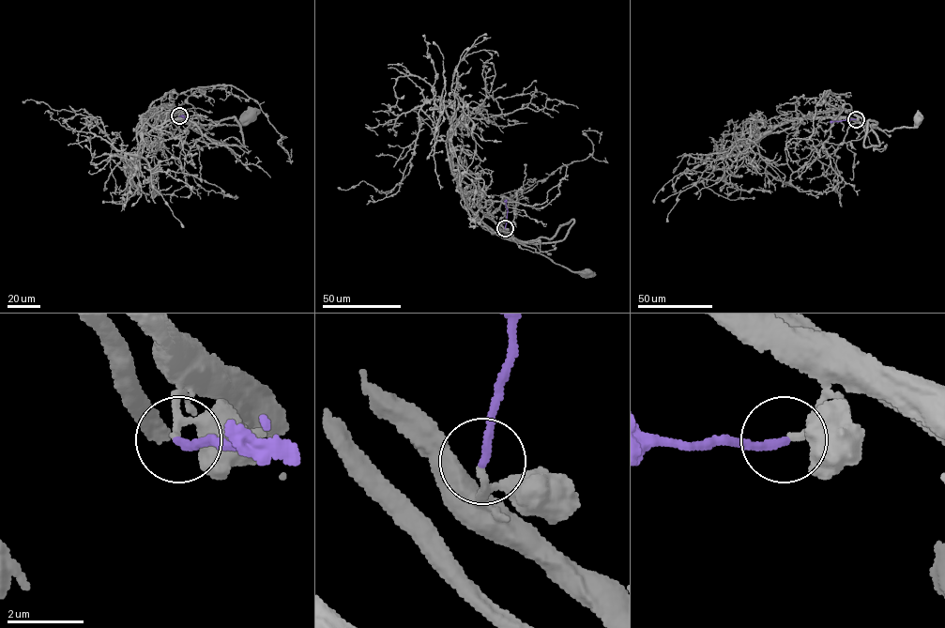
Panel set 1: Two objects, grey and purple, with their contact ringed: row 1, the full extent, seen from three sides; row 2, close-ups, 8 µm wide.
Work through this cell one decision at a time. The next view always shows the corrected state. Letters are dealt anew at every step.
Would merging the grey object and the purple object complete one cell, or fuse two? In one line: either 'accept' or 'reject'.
accept

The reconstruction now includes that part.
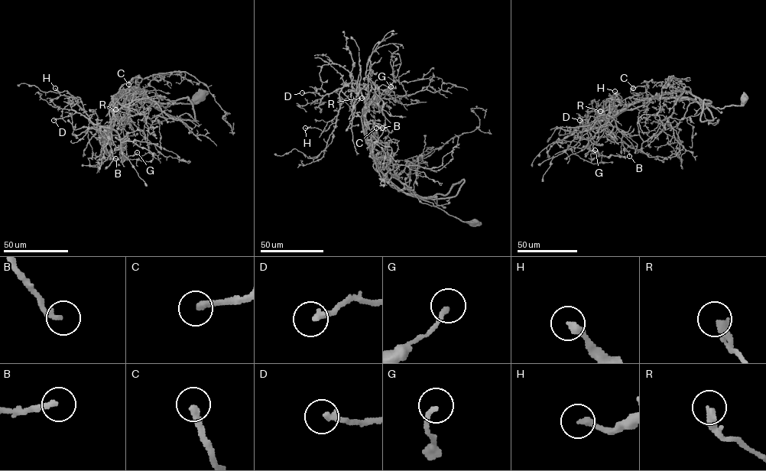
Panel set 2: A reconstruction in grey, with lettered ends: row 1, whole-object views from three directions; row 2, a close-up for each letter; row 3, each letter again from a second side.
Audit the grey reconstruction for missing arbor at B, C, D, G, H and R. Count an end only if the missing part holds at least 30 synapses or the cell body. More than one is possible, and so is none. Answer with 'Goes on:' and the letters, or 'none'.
Goes on: B, C

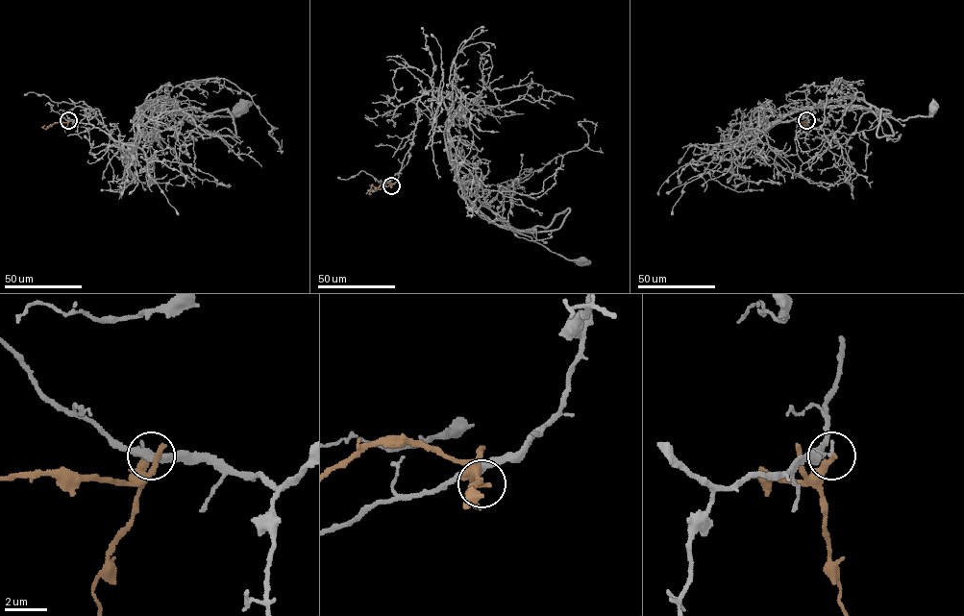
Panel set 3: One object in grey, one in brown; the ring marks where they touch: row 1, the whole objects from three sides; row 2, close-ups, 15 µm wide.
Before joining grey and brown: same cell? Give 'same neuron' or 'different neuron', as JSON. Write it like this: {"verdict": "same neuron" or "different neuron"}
{"verdict": "different neuron"}

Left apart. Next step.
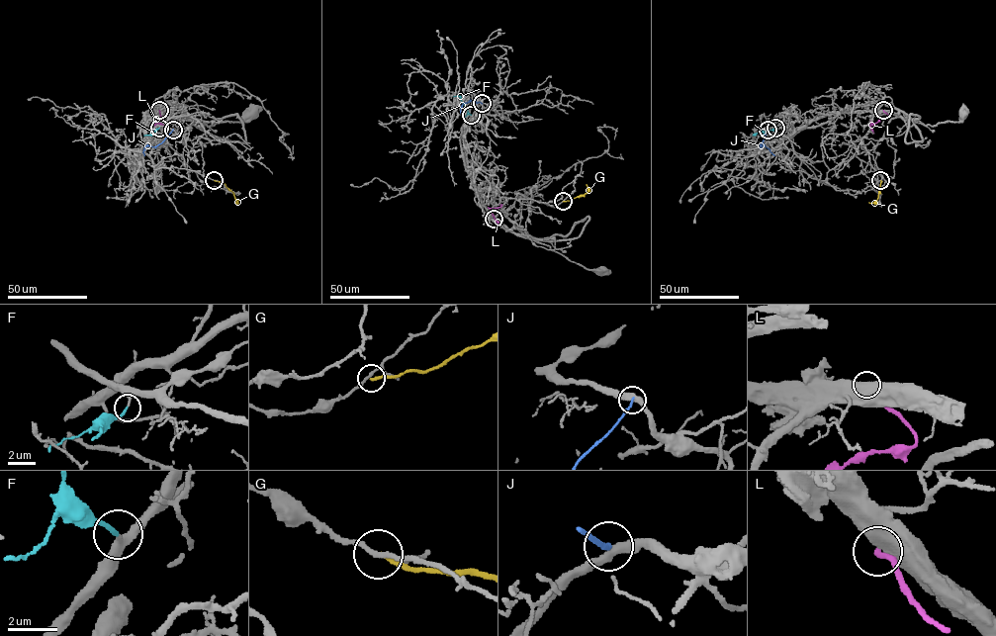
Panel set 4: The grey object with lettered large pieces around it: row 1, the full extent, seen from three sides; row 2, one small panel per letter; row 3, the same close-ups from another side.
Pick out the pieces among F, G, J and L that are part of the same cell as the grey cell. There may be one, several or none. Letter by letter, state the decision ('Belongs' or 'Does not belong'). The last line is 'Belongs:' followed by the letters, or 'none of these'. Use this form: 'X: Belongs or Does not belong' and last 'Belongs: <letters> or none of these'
F: Belongs
G: Does not belong
J: Does not belong
L: Does not belong
Belongs: F

